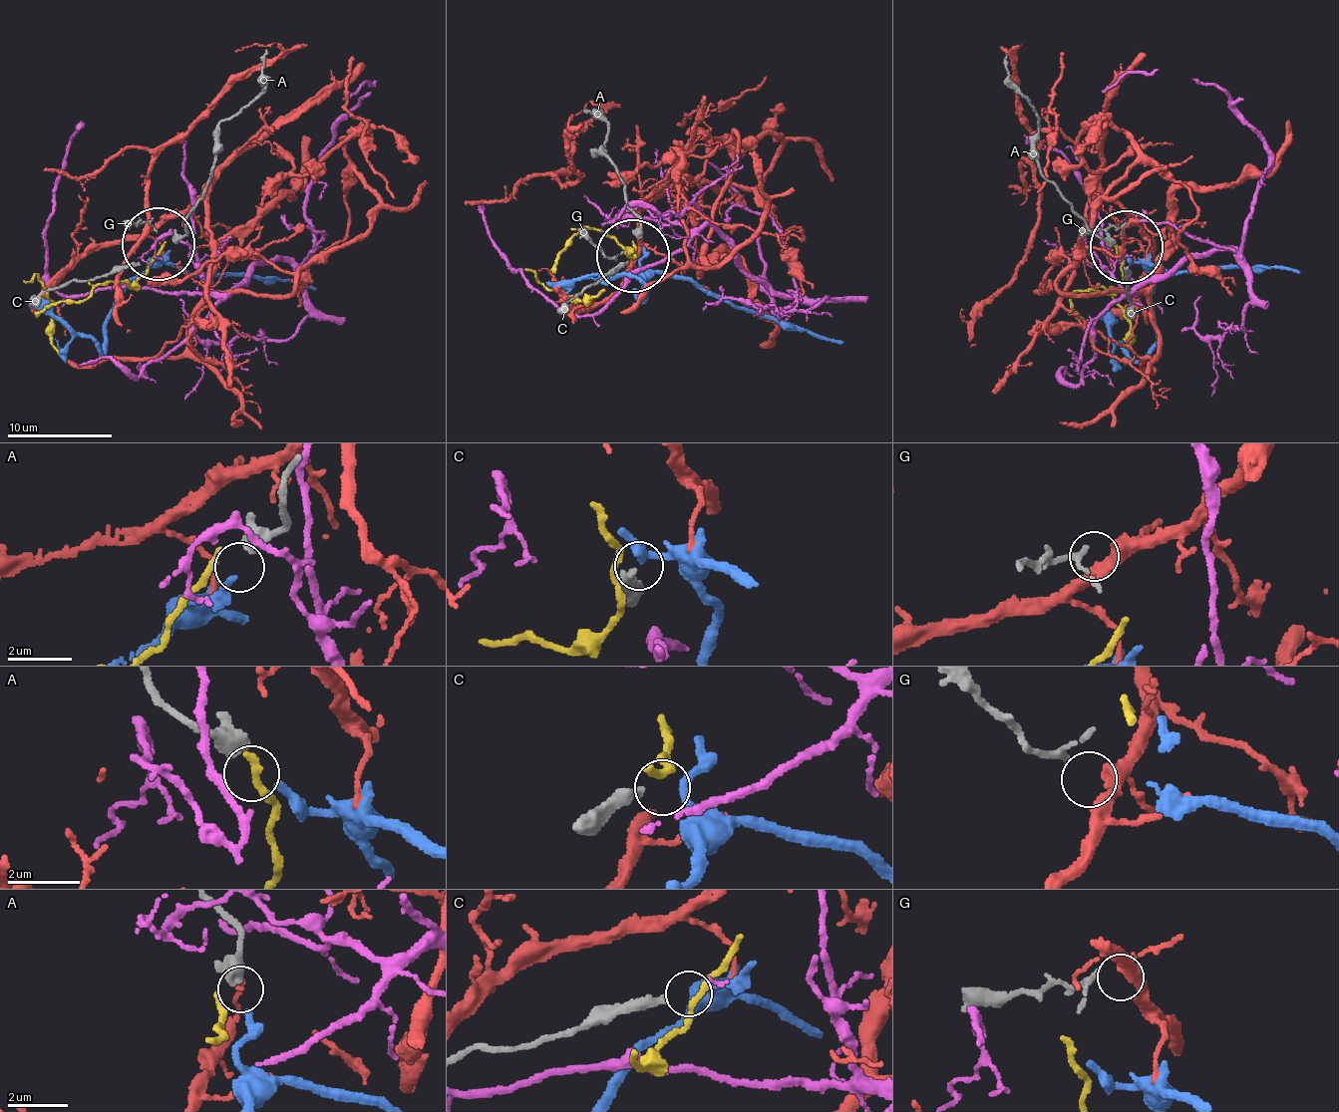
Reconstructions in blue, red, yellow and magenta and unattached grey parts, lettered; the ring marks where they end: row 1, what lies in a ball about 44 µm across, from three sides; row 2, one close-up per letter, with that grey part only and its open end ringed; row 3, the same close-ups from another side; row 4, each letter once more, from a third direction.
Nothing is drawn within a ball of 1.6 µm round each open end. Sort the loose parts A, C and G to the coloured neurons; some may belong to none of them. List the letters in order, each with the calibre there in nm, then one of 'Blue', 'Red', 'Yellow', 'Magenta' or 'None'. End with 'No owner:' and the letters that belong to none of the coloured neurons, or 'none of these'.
A: Thickness 550 nm. Blue
C: Thickness 260 nm. None
G: Thickness 130 nm. Red
No owner: C

